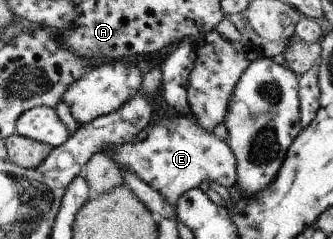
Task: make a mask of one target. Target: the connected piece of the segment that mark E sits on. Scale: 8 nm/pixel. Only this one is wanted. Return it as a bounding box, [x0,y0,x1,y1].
[104,111,238,209]

